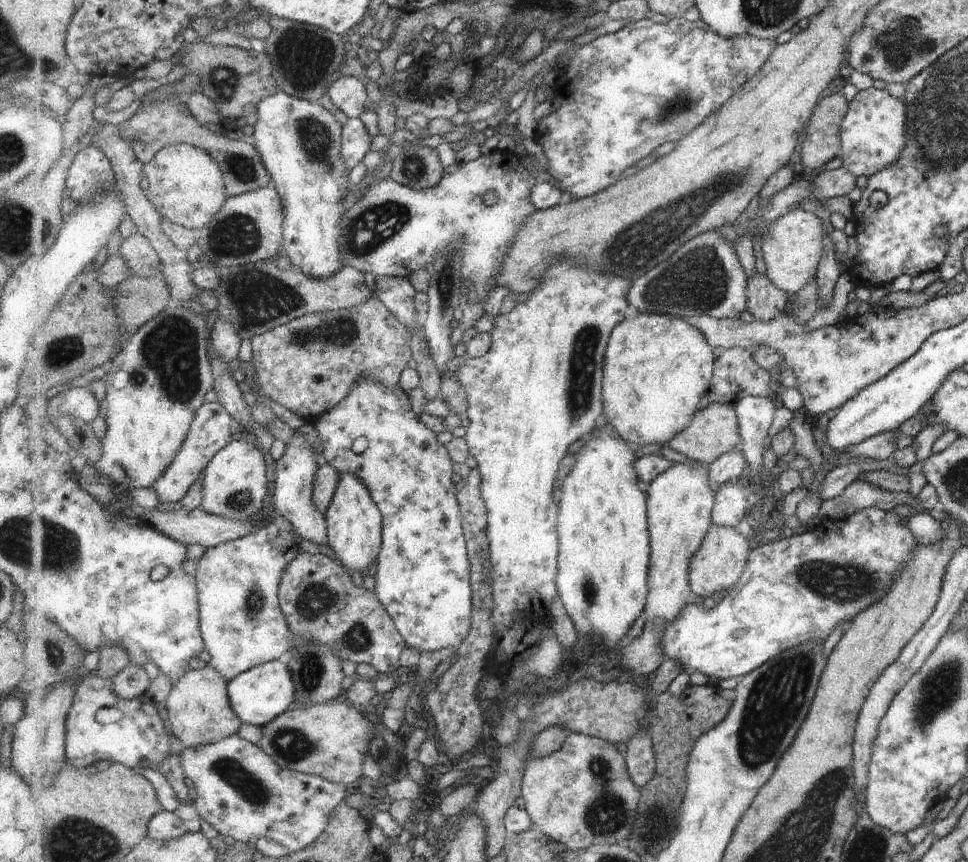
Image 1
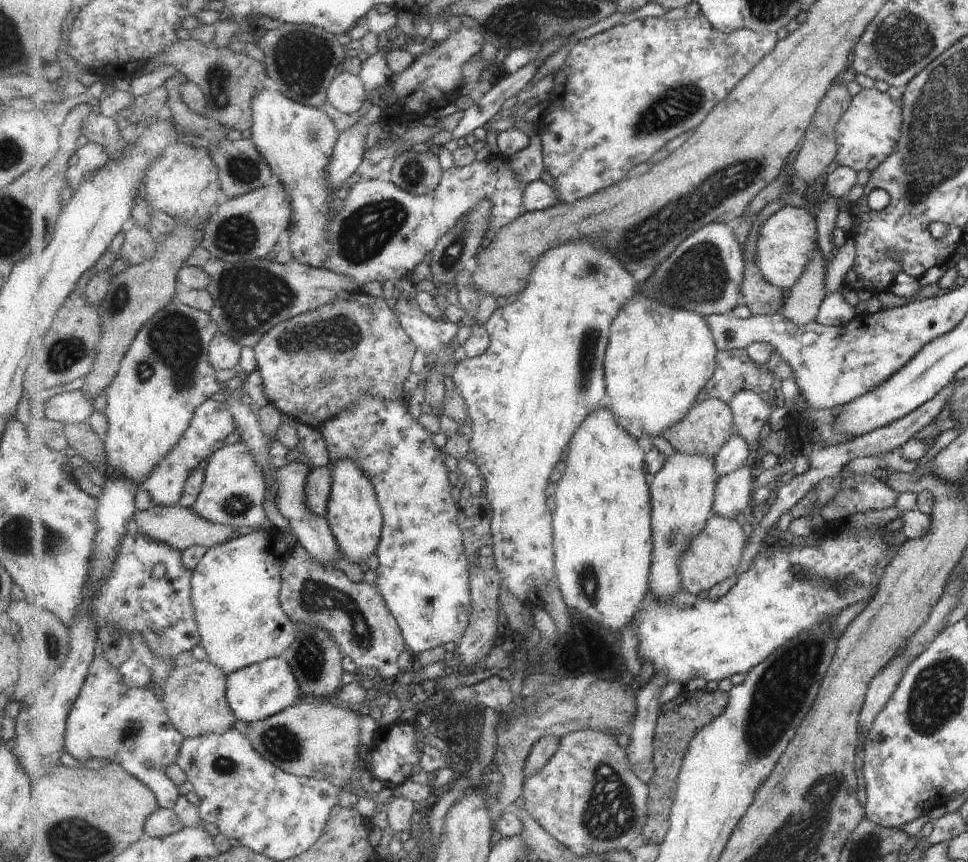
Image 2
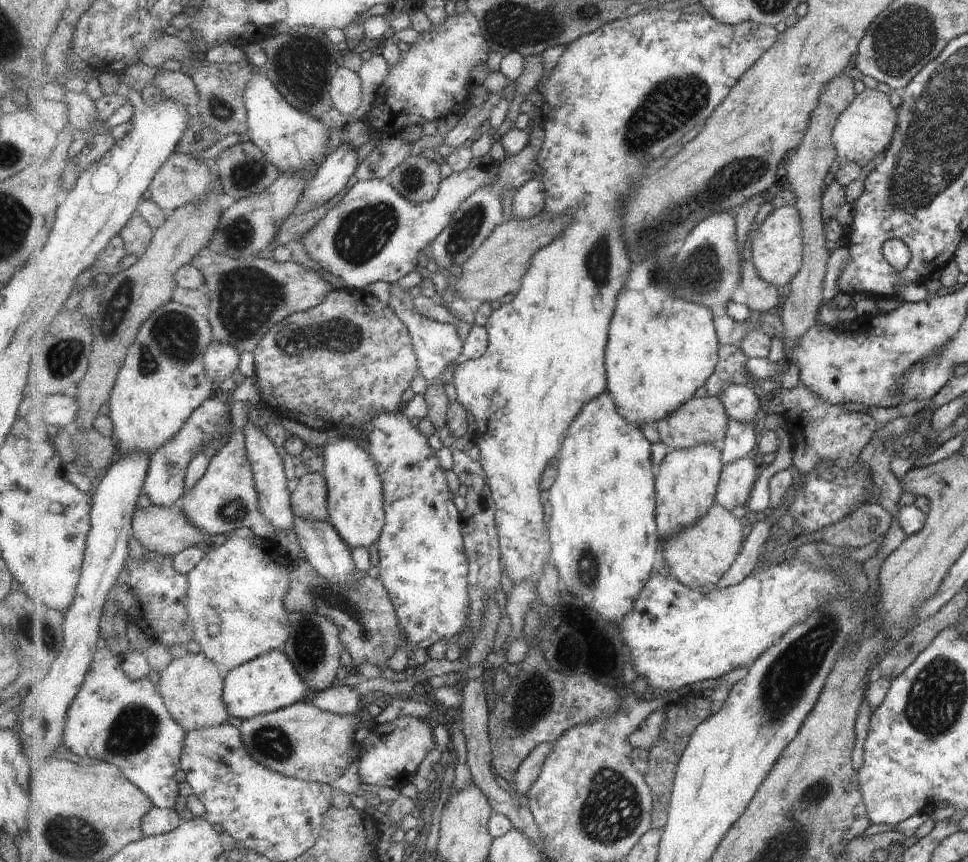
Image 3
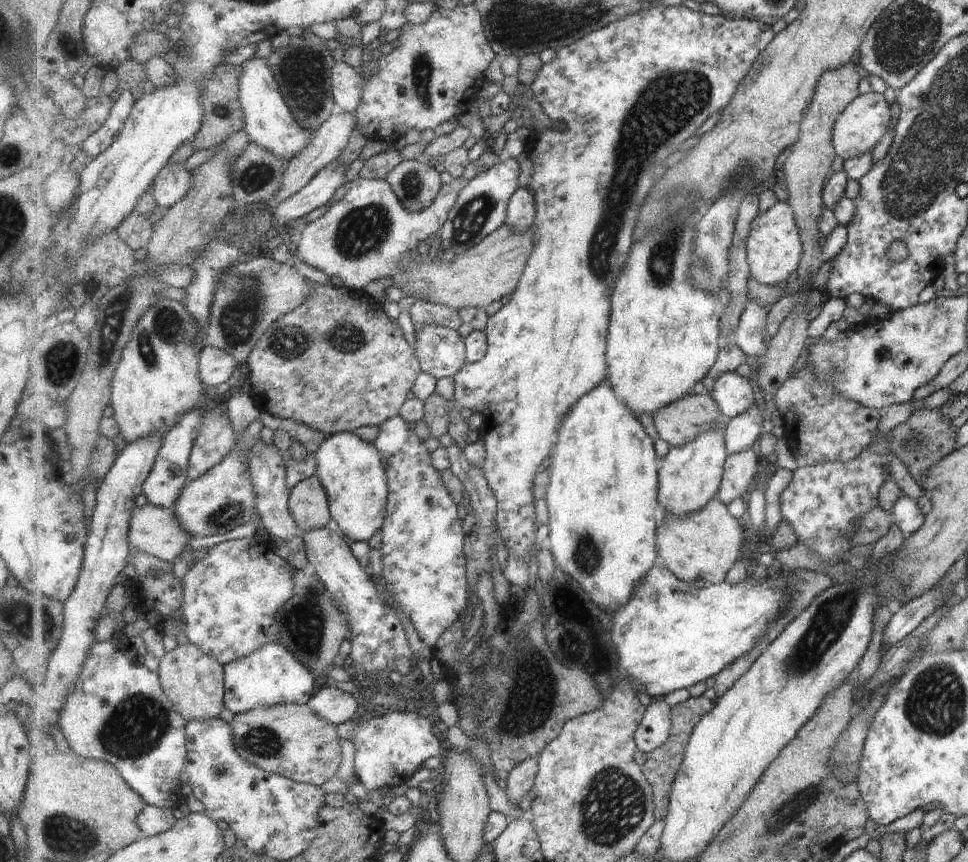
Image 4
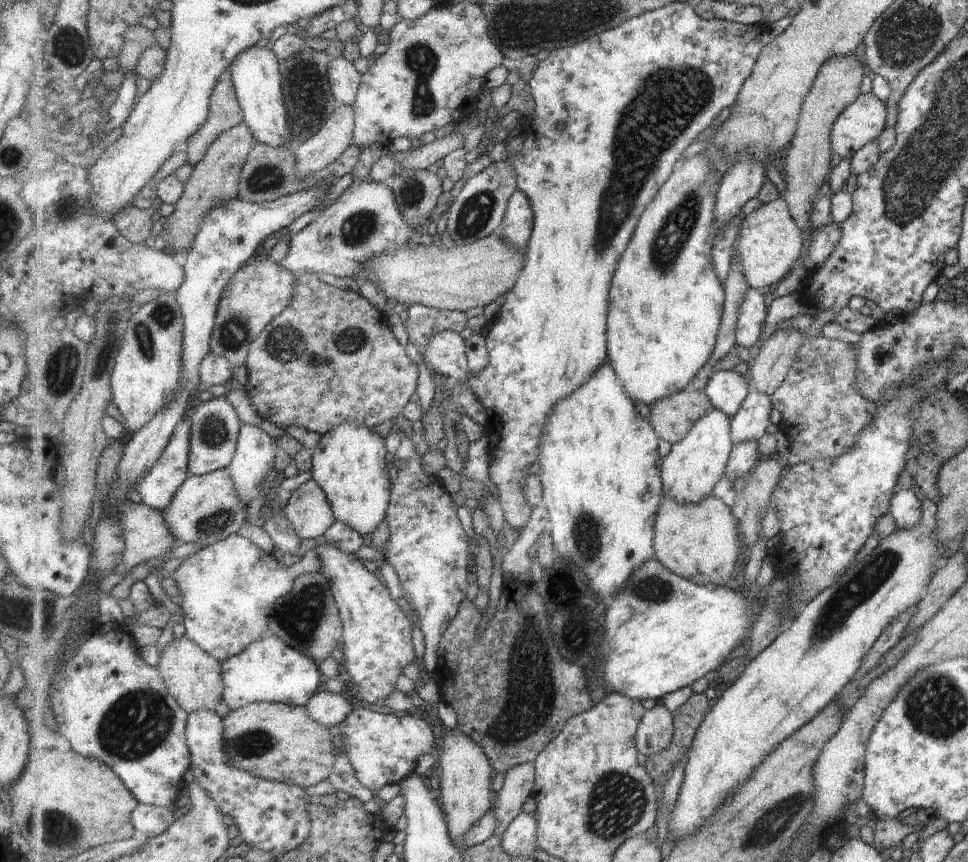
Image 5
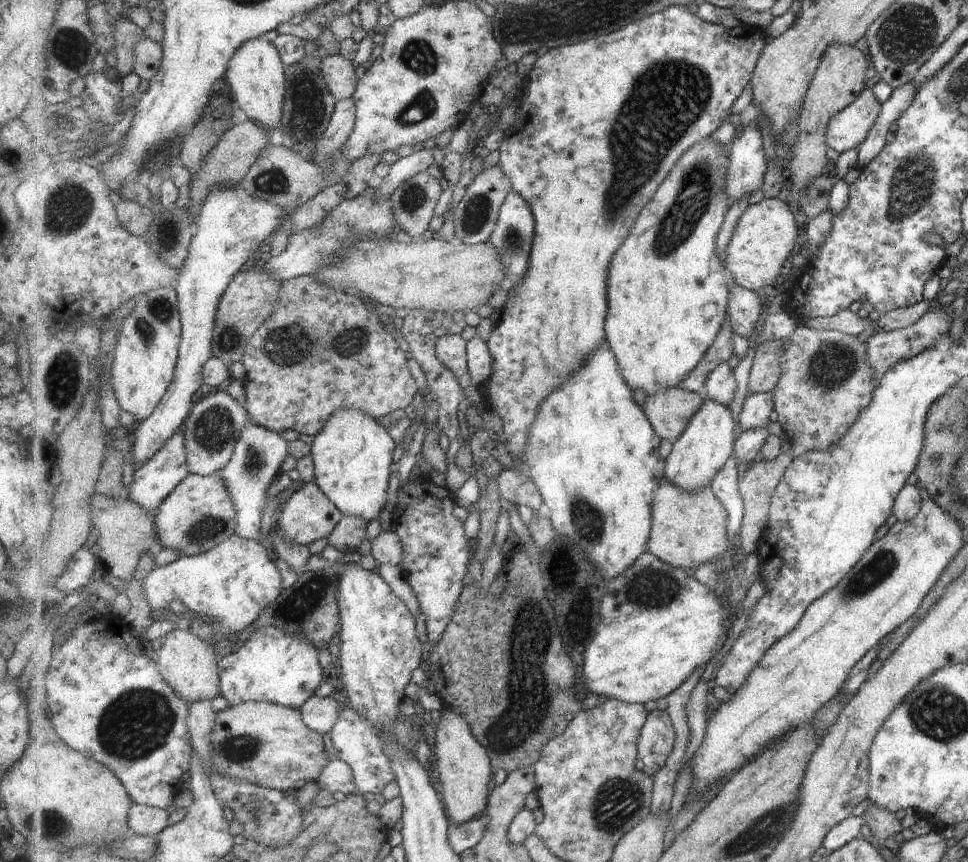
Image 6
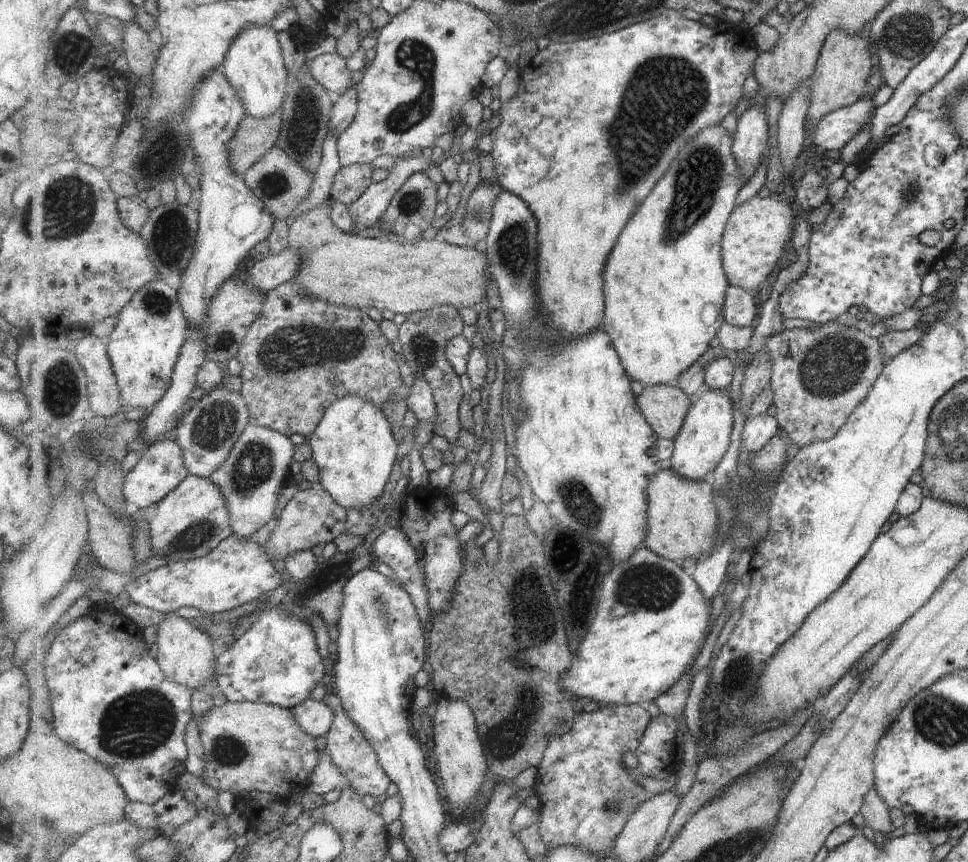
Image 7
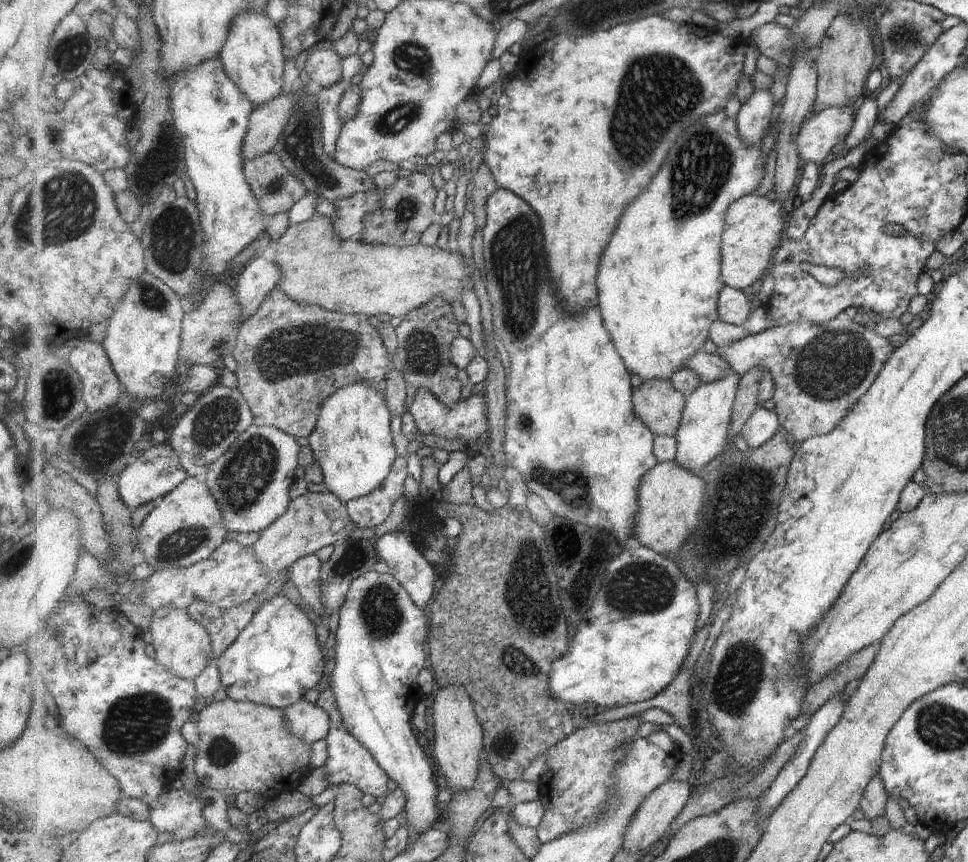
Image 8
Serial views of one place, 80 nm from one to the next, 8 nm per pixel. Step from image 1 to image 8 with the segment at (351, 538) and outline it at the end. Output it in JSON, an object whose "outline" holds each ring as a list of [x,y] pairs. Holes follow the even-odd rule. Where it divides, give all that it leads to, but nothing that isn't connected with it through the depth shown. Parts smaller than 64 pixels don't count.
{"outline":[[[367,382],[339,388],[323,404],[318,426],[308,437],[309,447],[325,476],[324,485],[341,502],[346,504],[373,494],[391,474],[398,458],[392,420],[383,392],[367,386]]]}

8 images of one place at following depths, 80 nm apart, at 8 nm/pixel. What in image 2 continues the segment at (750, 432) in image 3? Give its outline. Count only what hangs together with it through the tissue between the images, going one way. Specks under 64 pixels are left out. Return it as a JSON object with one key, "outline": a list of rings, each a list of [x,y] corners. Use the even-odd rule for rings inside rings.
{"outline":[[[736,429],[733,430],[730,440],[723,445],[723,448],[714,458],[719,478],[743,467],[749,454],[751,454],[749,450],[751,450],[750,444]]]}

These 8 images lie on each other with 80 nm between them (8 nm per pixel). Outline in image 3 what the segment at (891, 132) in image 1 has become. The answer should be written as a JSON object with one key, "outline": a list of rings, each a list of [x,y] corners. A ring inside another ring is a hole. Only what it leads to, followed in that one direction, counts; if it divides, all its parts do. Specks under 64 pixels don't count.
{"outline":[[[864,89],[843,110],[833,128],[833,145],[838,149],[838,163],[853,163],[860,167],[879,156],[889,145],[894,133],[896,112],[888,96],[877,89]]]}

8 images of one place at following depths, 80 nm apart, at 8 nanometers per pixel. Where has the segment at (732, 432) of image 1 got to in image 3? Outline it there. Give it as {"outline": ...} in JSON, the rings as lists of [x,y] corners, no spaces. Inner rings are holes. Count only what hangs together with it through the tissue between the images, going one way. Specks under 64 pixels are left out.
{"outline":[[[693,397],[679,411],[655,425],[661,442],[674,449],[690,449],[705,443],[721,446],[730,425],[730,415],[719,397]]]}

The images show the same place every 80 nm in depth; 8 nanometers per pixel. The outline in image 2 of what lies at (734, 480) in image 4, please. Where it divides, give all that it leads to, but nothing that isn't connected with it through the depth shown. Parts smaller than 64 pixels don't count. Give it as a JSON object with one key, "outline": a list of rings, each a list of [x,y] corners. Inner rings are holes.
{"outline":[[[747,466],[719,478],[714,512],[735,521],[739,514],[745,514],[754,504],[754,491],[751,468]]]}

